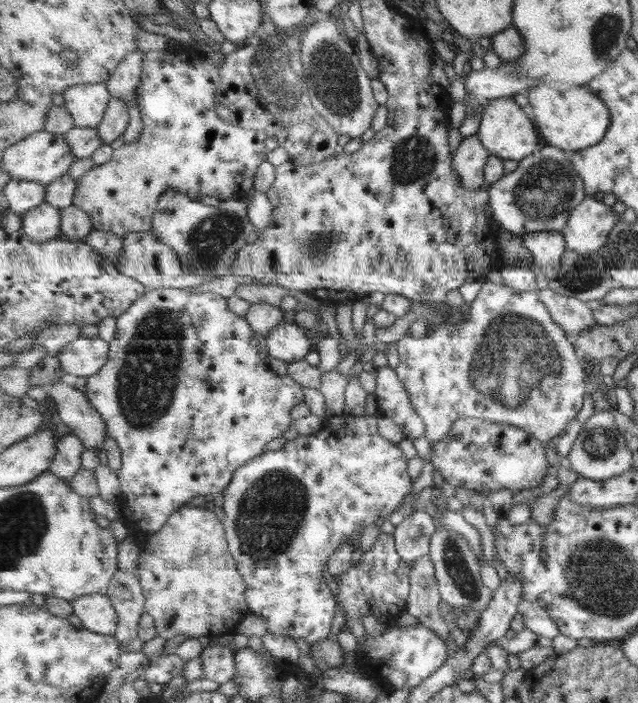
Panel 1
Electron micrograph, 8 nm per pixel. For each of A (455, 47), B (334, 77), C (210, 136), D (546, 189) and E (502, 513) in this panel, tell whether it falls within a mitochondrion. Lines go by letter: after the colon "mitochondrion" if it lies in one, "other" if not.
A: other
B: mitochondrion
C: other
D: mitochondrion
E: other

